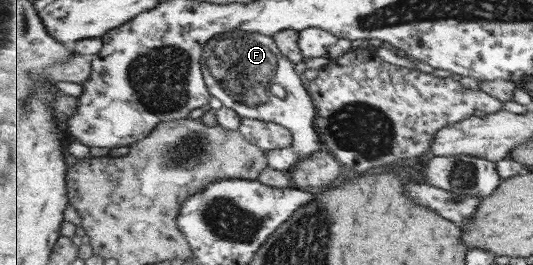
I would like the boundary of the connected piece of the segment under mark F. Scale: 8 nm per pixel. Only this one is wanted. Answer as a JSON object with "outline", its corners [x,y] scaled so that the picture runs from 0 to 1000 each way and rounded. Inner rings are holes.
{"outline":[[[454,109],[409,132],[385,174],[379,249],[396,355],[420,400],[447,419],[458,445],[531,472],[553,509],[553,543],[544,558],[501,566],[507,630],[550,649],[557,615],[610,562],[595,472],[597,396],[553,268],[553,238],[527,192],[516,136],[463,125]]]}

